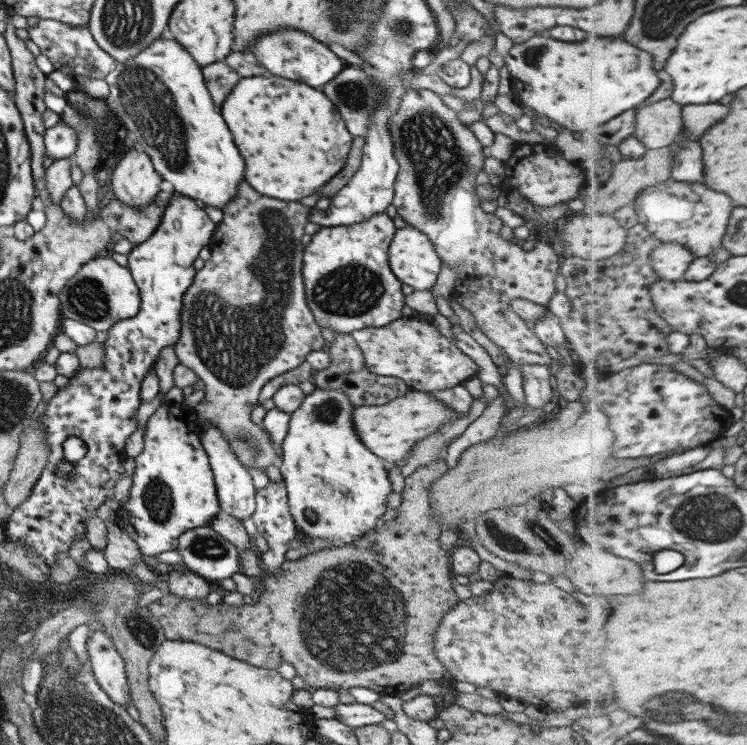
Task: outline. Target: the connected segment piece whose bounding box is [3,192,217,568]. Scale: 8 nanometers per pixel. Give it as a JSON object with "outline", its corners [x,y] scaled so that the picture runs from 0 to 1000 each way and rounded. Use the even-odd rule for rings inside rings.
{"outline":[[[233,258],[222,275],[217,295],[210,303],[203,319],[195,325],[181,329],[170,341],[175,369],[186,387],[189,409],[182,424],[154,432],[146,443],[146,452],[138,460],[139,483],[135,494],[110,495],[99,507],[92,509],[92,515],[80,521],[64,540],[60,554],[50,570],[62,579],[64,593],[64,621],[59,627],[56,638],[46,655],[41,666],[37,666],[29,678],[20,686],[12,687],[12,694],[5,701],[7,723],[23,728],[25,732],[41,733],[56,749],[60,749],[62,760],[70,762],[75,752],[76,741],[88,740],[99,722],[114,719],[114,699],[126,695],[129,685],[142,674],[145,668],[153,667],[153,654],[165,642],[167,630],[165,620],[170,615],[167,607],[169,589],[185,576],[182,556],[189,544],[187,517],[198,499],[205,495],[217,467],[230,464],[233,456],[241,454],[241,417],[245,409],[245,397],[257,381],[264,362],[260,352],[268,341],[268,336],[278,329],[289,310],[286,299],[273,278],[253,263]],[[99,585],[107,588],[115,596],[116,607],[110,617],[99,623],[99,634],[94,642],[79,642],[72,632],[78,630],[78,621],[86,619],[83,597],[86,591]]]}

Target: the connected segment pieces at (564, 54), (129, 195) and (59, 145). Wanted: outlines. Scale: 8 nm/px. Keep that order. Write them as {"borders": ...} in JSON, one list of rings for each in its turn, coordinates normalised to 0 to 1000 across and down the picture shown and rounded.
{"borders":[[[[722,46],[699,59],[688,59],[680,75],[675,75],[675,81],[683,95],[685,134],[700,144],[710,142],[719,152],[728,153],[731,158],[768,177],[779,177],[790,169],[801,172],[841,148],[853,146],[886,115],[884,97],[876,91],[876,75],[865,67],[846,62],[835,48],[784,51],[779,56],[750,56]]],[[[178,195],[177,200],[171,201],[161,212],[161,217],[149,231],[150,239],[147,242],[150,255],[153,255],[157,267],[178,278],[189,278],[206,268],[206,264],[214,258],[214,246],[218,243],[218,239],[216,234],[209,231],[202,213],[199,207],[182,200]]],[[[76,165],[59,179],[60,209],[71,215],[98,212],[104,196],[104,174],[88,165]]]]}

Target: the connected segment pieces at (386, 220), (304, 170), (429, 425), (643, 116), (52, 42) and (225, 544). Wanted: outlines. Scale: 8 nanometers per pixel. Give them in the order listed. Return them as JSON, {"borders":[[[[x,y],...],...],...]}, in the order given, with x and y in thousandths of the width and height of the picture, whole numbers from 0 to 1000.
{"borders":[[[[514,286],[502,287],[501,291],[491,293],[485,298],[469,299],[458,303],[443,303],[431,305],[423,314],[420,314],[416,325],[408,330],[408,337],[406,338],[406,373],[408,381],[408,393],[411,400],[412,411],[419,419],[423,432],[432,439],[439,439],[448,443],[450,447],[470,447],[475,443],[490,442],[490,440],[509,440],[510,438],[517,438],[521,432],[538,426],[538,416],[544,415],[542,396],[538,393],[538,381],[534,373],[525,365],[521,356],[521,330],[530,314],[531,306],[527,305],[526,293],[519,291]]],[[[375,102],[321,103],[296,142],[313,193],[329,215],[329,244],[355,264],[396,271],[420,260],[463,220],[473,183],[442,132]]],[[[548,523],[509,545],[475,546],[471,564],[482,593],[513,619],[531,621],[546,615],[560,591],[570,589],[596,569],[612,564],[614,556],[597,541],[565,525]]],[[[900,132],[853,146],[854,184],[869,200],[901,196],[916,177],[916,142]]],[[[55,26],[47,36],[37,36],[36,42],[37,52],[52,62],[56,74],[63,75],[67,79],[67,83],[72,87],[72,95],[80,95],[90,99],[91,105],[100,110],[100,119],[107,117],[107,114],[116,107],[139,106],[149,94],[155,91],[157,83],[154,78],[150,78],[147,72],[131,62],[123,44],[120,44],[119,34],[107,38],[96,36],[88,31],[78,30],[71,26]]],[[[284,707],[250,711],[237,723],[248,764],[284,783],[323,768],[317,733],[295,719]]]]}

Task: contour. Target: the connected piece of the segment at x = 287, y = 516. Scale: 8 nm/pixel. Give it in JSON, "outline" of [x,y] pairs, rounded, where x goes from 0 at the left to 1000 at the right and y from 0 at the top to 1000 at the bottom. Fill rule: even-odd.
{"outline":[[[361,647],[356,655],[345,656],[341,664],[341,677],[343,682],[336,698],[344,706],[343,713],[351,717],[360,733],[359,738],[352,741],[348,748],[351,758],[356,768],[375,770],[378,756],[382,753],[380,744],[387,737],[386,730],[388,730],[388,725],[398,723],[396,718],[400,714],[400,709],[386,685],[386,666],[380,647]]]}

